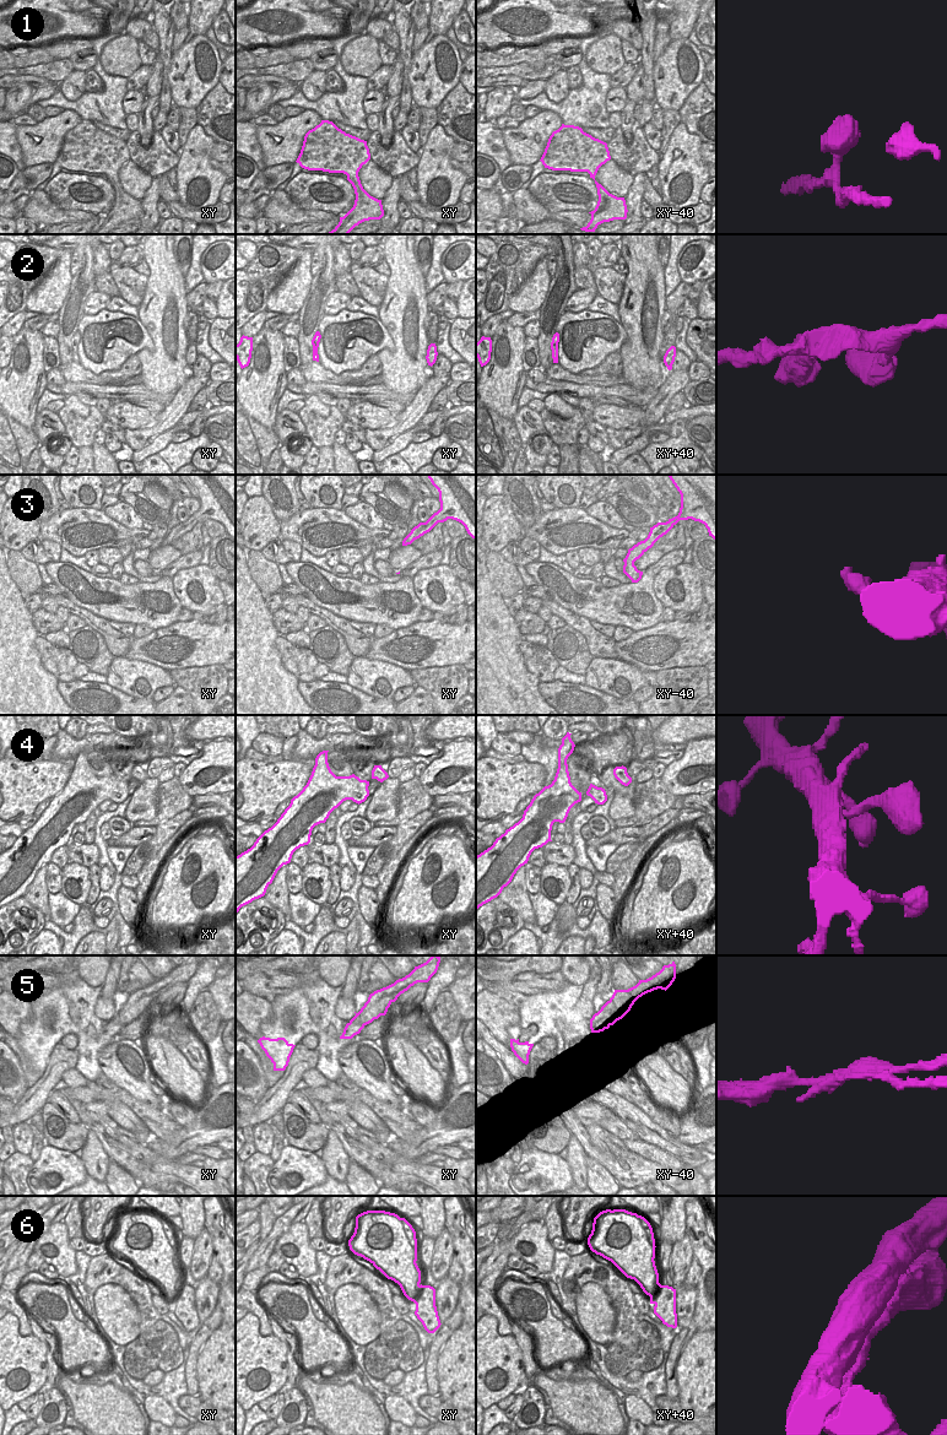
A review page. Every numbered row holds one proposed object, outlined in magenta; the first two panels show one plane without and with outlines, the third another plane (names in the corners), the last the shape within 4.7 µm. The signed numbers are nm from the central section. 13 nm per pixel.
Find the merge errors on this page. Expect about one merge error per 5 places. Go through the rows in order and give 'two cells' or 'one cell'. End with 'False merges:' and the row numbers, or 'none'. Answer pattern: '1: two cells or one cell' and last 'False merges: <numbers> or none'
1: one cell
2: one cell
3: one cell
4: one cell
5: two cells
6: one cell
False merges: 5

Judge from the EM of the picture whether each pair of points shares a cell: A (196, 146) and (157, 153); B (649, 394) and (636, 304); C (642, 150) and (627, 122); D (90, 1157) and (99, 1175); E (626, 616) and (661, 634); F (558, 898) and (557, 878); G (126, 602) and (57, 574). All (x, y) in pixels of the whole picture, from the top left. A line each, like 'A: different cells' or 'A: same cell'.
A: different cells
B: different cells
C: different cells
D: same cell
E: different cells
F: same cell
G: same cell

